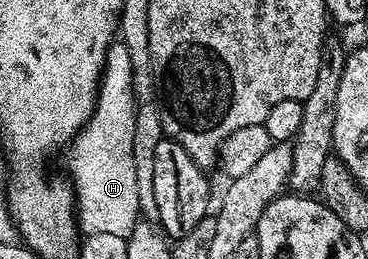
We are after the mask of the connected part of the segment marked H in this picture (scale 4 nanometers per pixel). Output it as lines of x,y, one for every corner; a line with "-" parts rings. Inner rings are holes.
118,39
106,52
94,113
65,150
65,172
74,186
76,216
83,234
104,232
127,238
140,220
136,163
132,159
132,139
136,135
134,106
132,59
128,59
128,47

